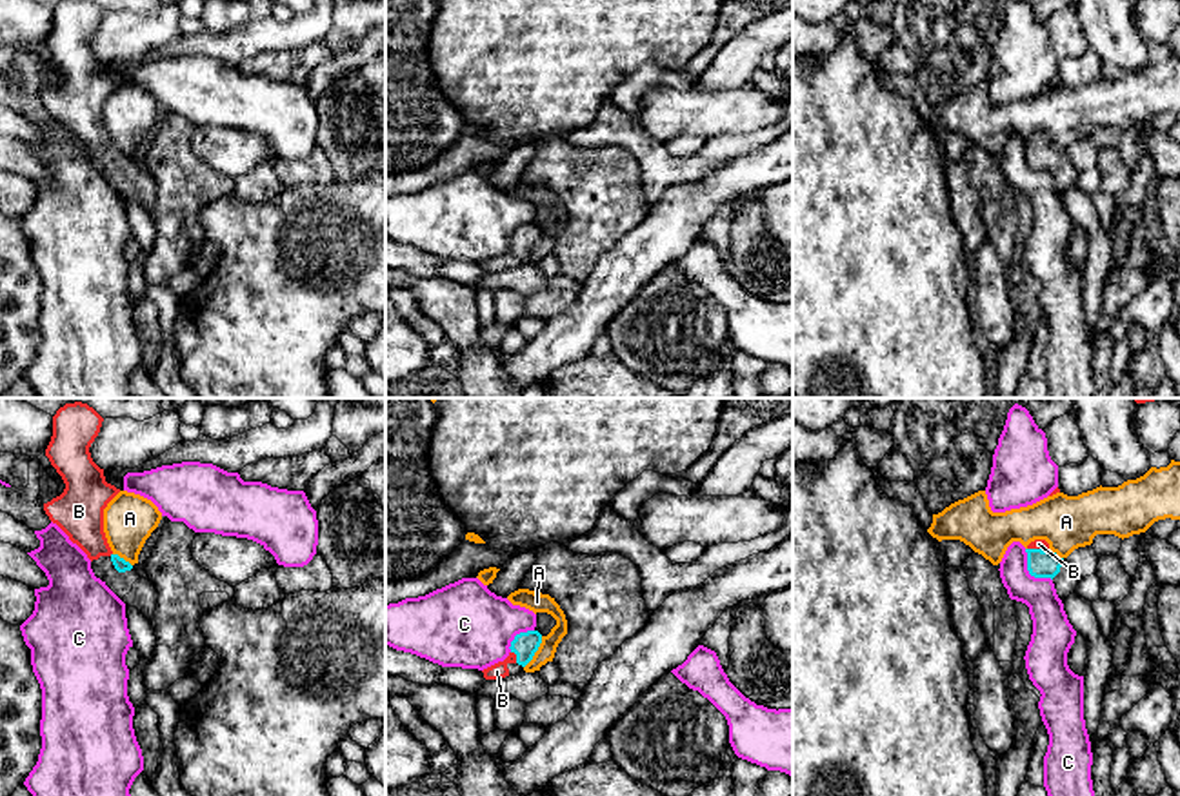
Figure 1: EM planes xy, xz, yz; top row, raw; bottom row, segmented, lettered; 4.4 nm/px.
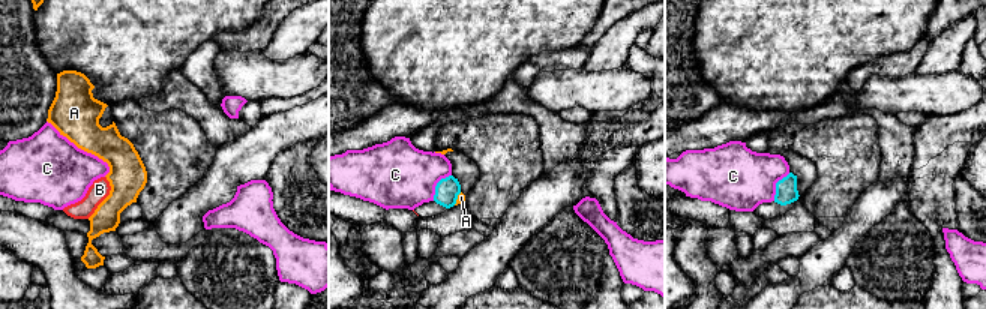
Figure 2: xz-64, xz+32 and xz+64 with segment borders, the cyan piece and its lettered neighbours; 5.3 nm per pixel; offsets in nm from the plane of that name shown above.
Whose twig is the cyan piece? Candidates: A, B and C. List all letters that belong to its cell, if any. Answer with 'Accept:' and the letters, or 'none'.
Accept: B

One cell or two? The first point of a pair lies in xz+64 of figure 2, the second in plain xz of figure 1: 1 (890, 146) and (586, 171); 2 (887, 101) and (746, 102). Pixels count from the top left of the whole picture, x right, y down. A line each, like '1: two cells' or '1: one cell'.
1: two cells
2: one cell

